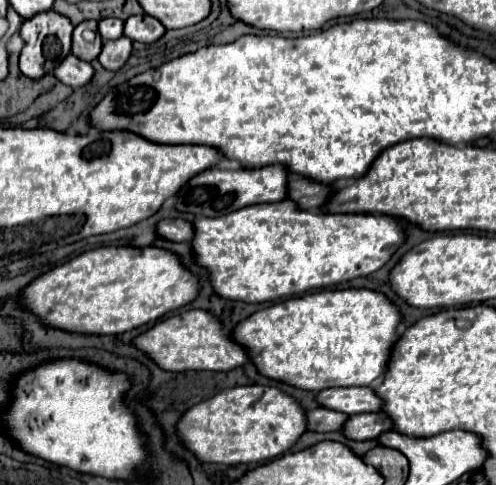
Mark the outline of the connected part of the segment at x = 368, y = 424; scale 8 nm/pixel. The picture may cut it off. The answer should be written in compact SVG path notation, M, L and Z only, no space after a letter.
M384 411L350 415L344 425L344 435L354 441L376 439L386 431L392 431L392 419Z

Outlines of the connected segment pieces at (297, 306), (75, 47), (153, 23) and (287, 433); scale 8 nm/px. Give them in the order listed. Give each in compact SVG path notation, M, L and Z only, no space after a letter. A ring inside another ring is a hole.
M362 287L316 291L280 301L240 321L232 335L248 349L260 373L302 389L322 391L336 385L378 383L400 339L400 323L400 309L384 293Z
M84 21L80 23L76 29L74 29L74 35L72 35L72 53L84 61L94 61L102 51L102 39L98 35L98 23L96 21ZM84 29L92 29L96 33L96 39L92 43L84 41L82 39L82 31Z
M134 15L124 23L124 35L140 43L156 43L166 33L166 27L150 15Z
M246 385L224 389L194 405L178 423L184 445L206 463L256 463L284 455L308 431L306 409L278 387Z

